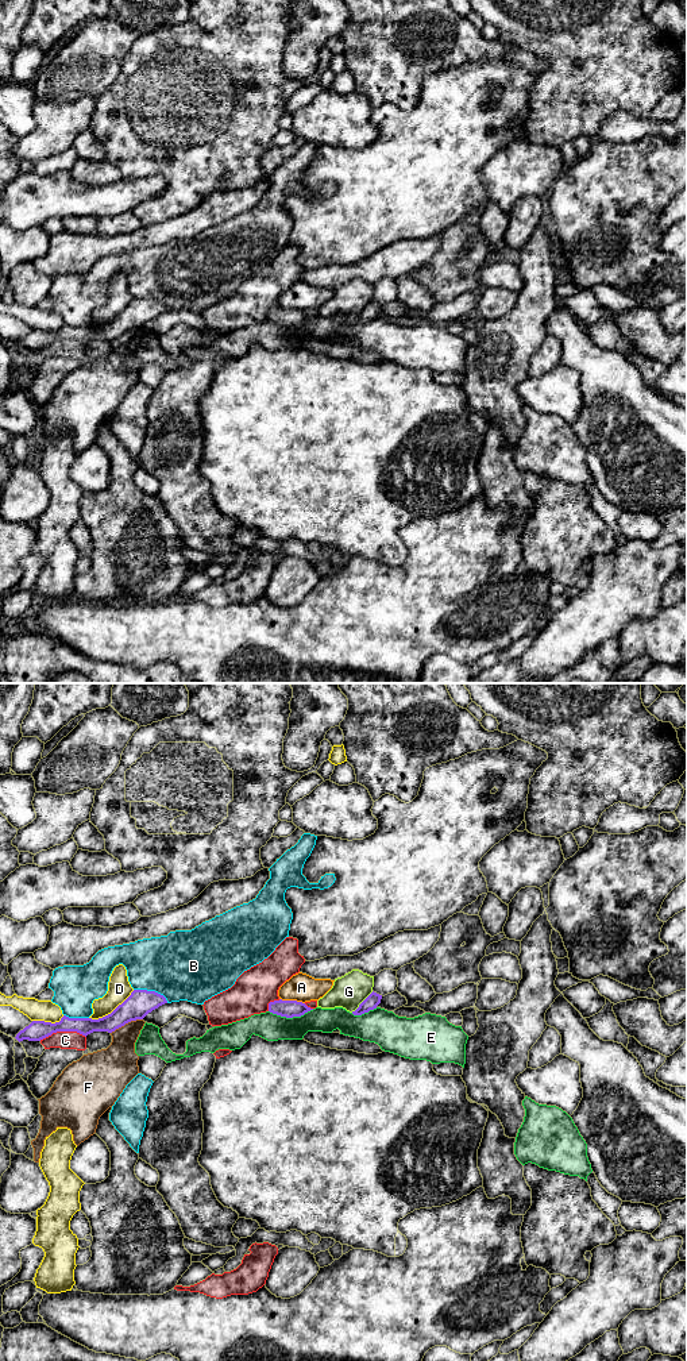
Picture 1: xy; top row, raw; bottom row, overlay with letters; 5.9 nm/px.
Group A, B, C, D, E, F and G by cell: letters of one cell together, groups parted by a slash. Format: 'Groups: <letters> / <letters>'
Groups: A / B / C / D / E / F / G

